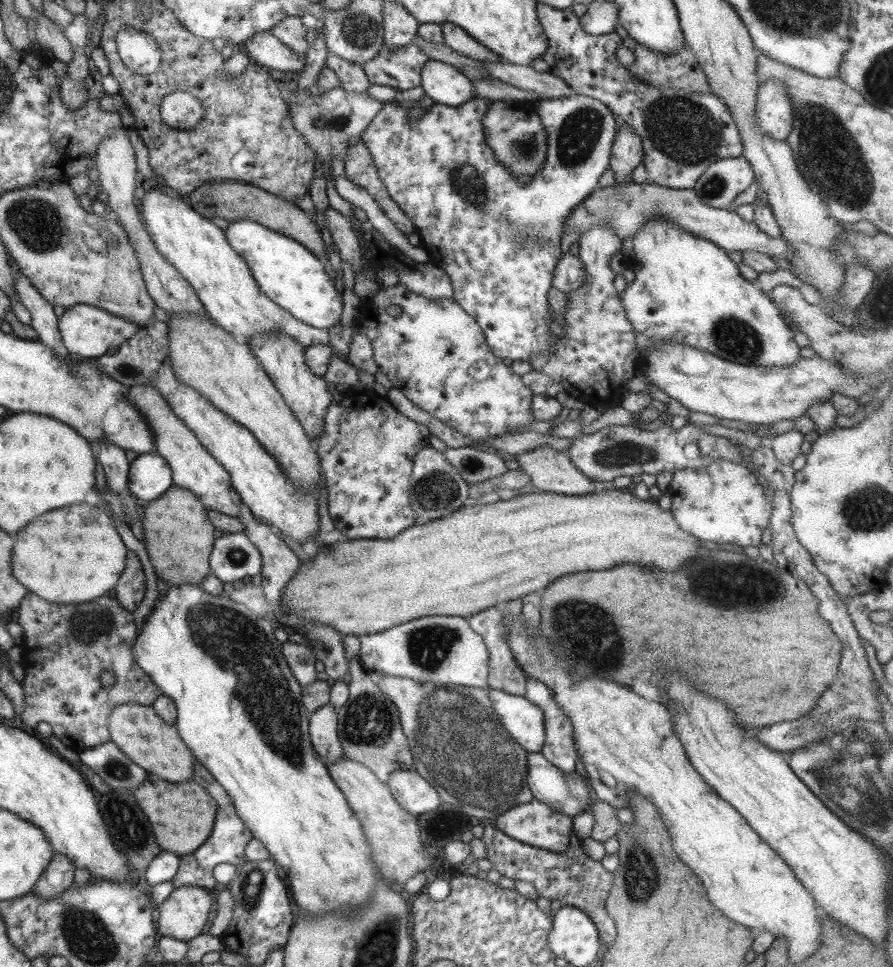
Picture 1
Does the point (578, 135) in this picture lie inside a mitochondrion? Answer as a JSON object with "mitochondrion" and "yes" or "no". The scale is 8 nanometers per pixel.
{"mitochondrion":"yes"}

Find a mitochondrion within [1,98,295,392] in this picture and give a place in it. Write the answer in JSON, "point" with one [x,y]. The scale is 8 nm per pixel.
{"point":[37,221]}

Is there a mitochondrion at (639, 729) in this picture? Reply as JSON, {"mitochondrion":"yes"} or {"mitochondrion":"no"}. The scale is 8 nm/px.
{"mitochondrion":"no"}

